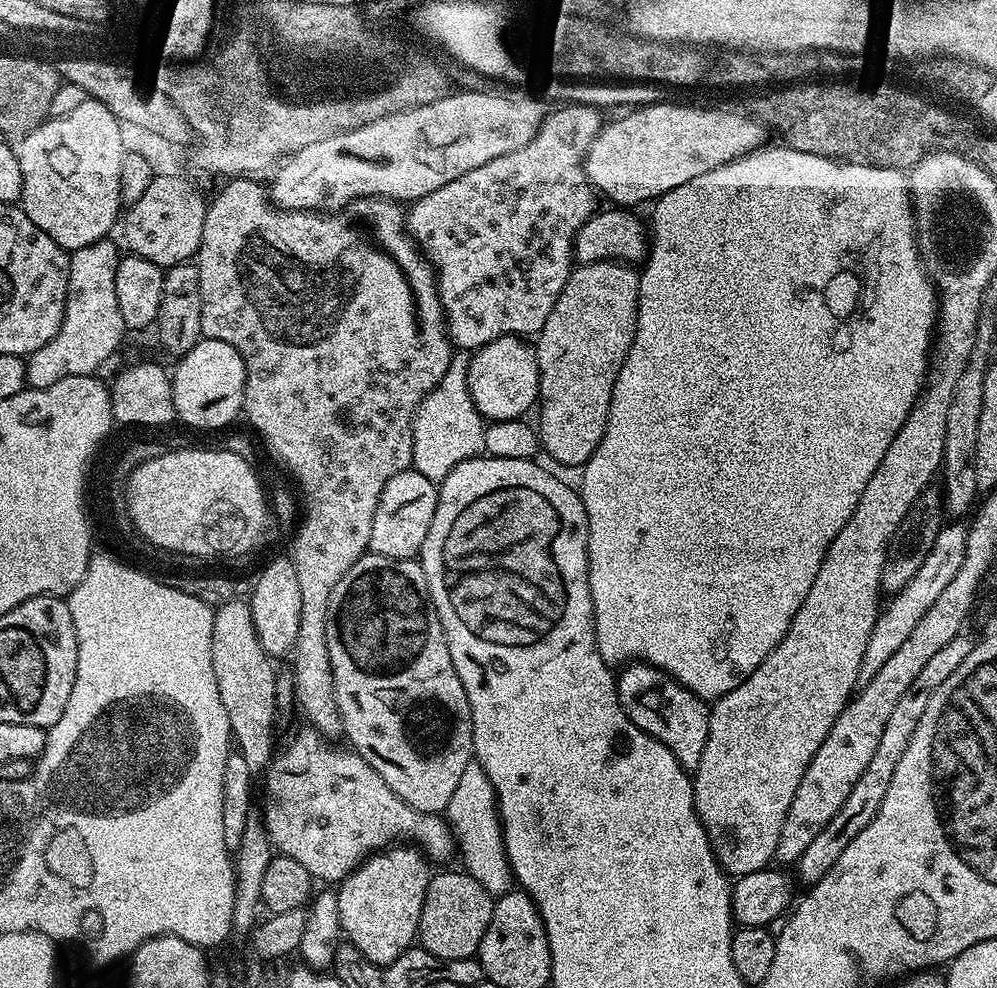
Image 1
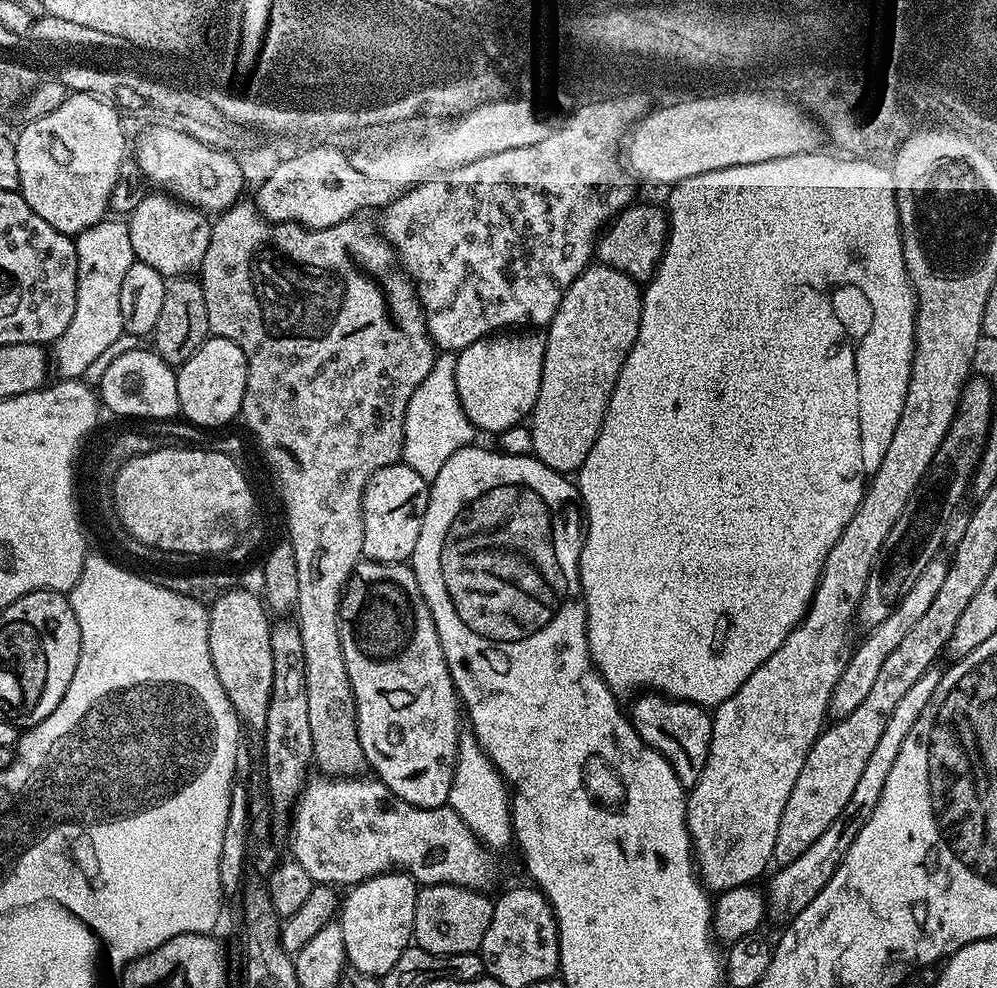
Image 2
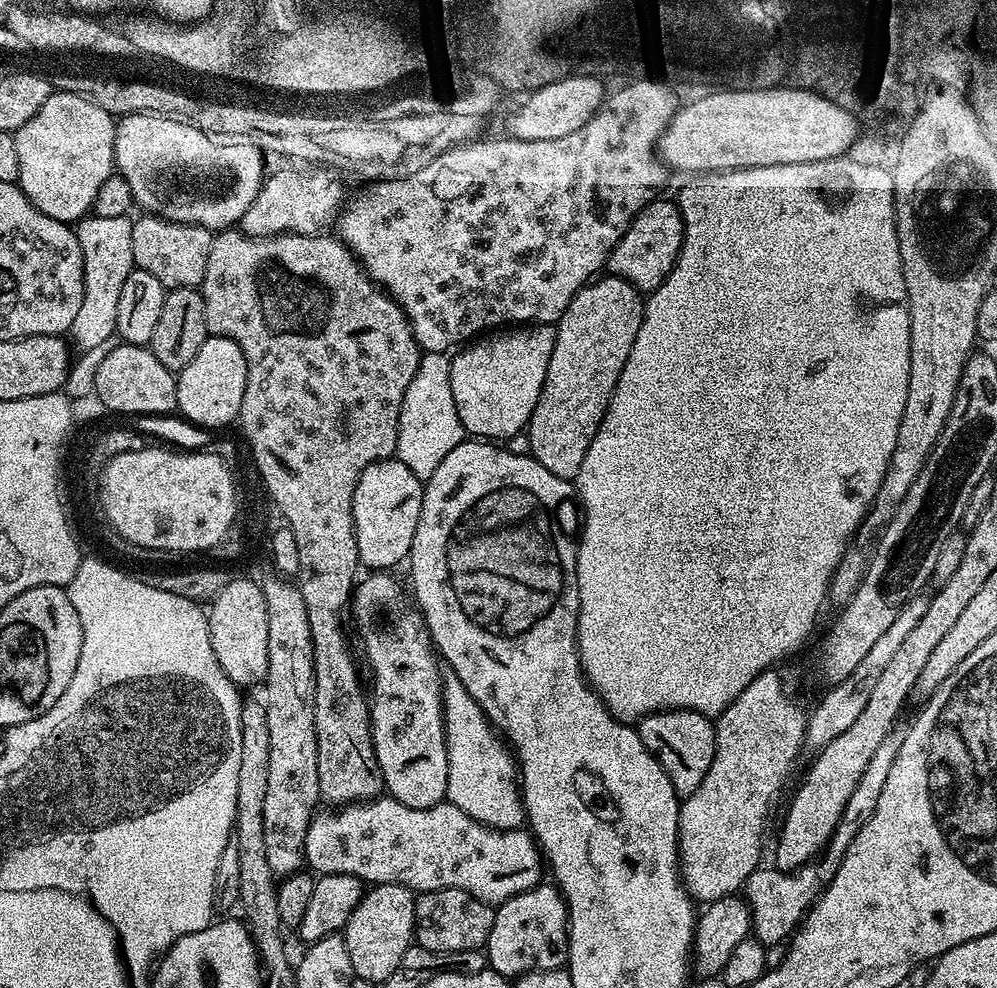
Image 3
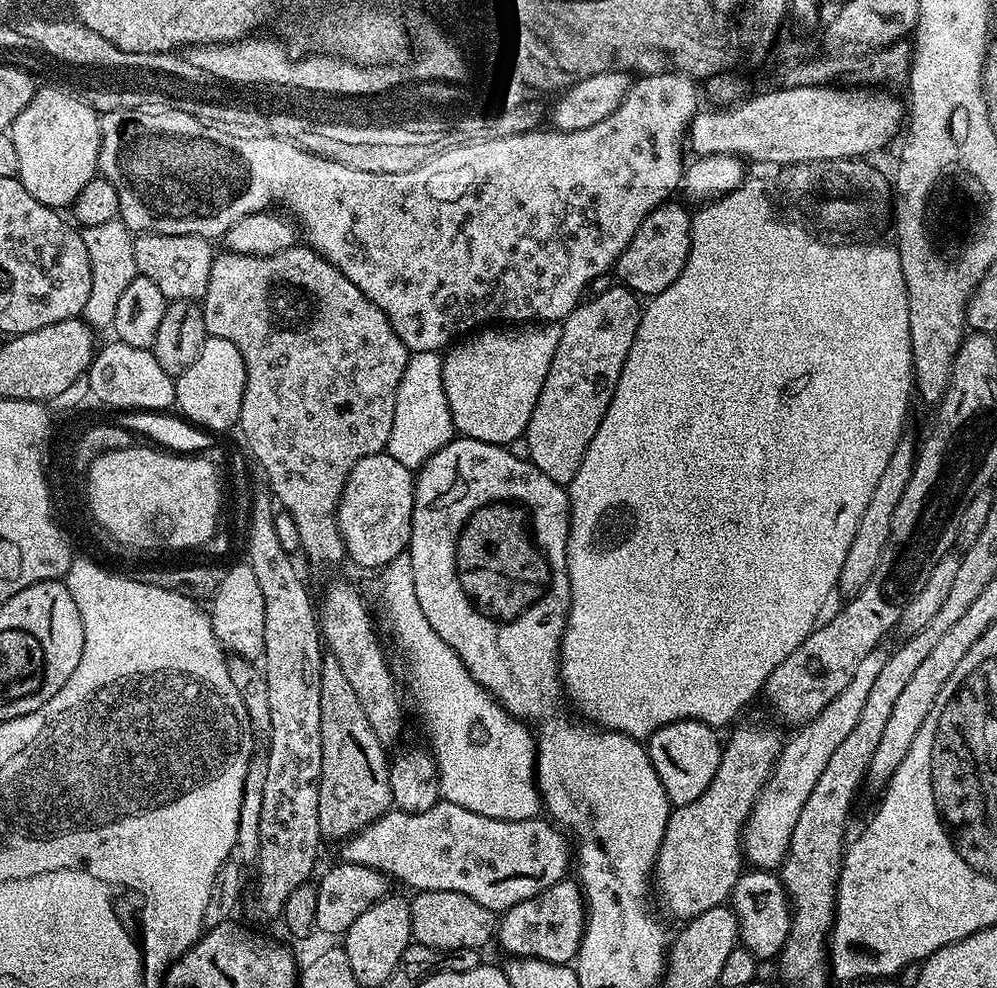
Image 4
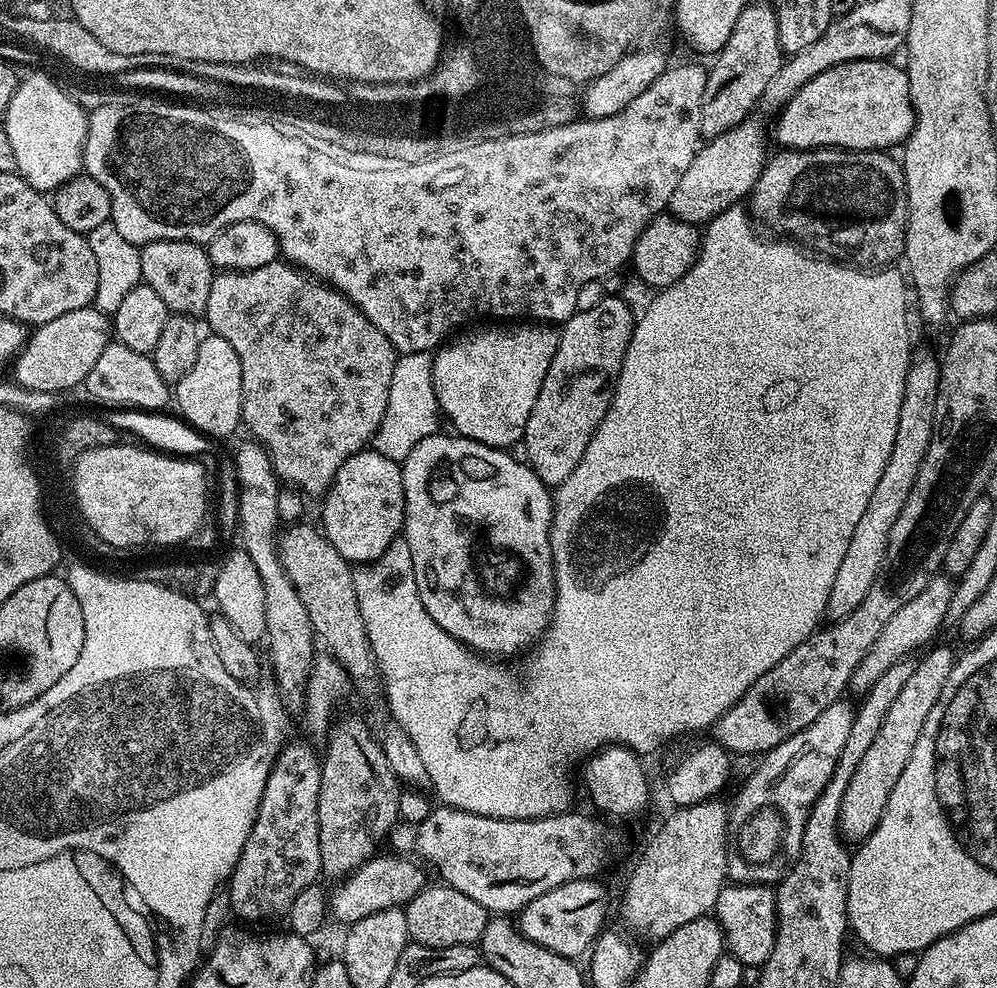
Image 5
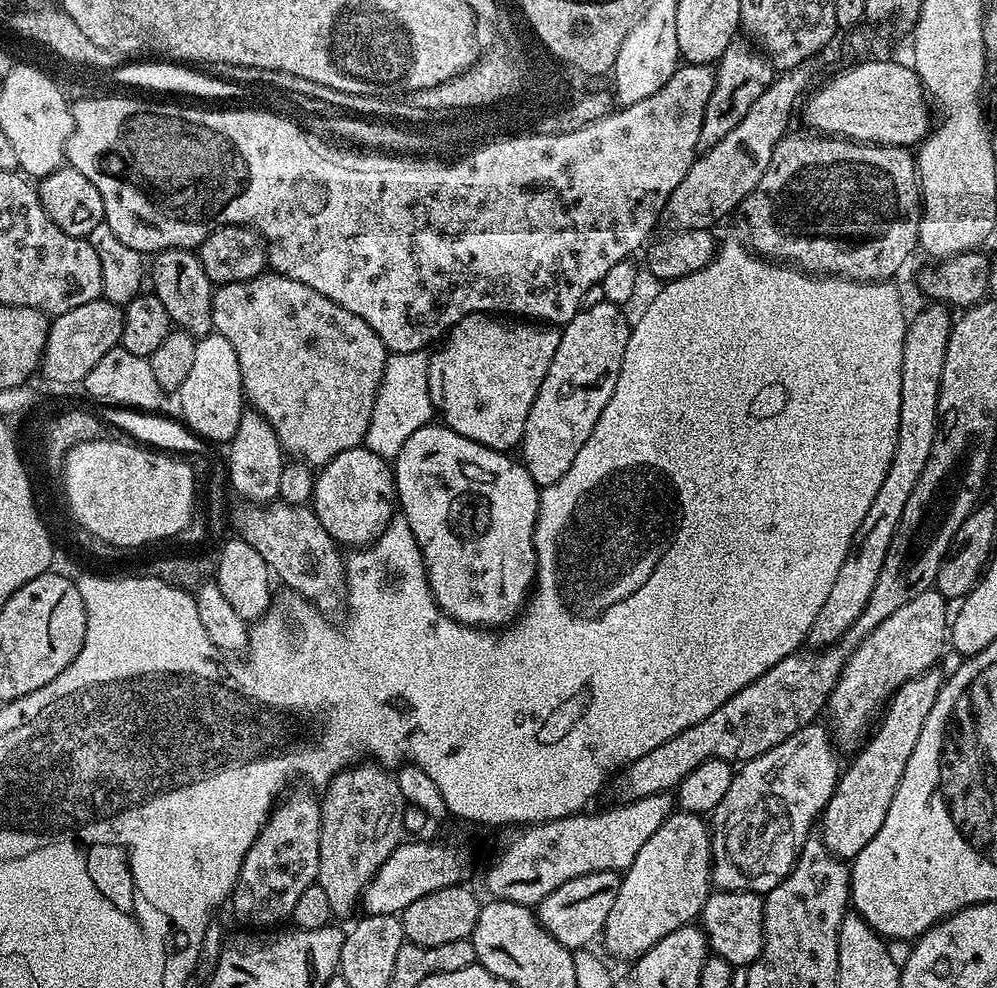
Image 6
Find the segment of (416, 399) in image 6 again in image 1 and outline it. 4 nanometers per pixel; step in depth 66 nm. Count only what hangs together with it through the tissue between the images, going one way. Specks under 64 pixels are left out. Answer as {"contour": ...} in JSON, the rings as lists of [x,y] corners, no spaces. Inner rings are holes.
{"contour":[[[460,350],[453,355],[446,374],[426,398],[422,398],[416,412],[412,415],[412,437],[414,438],[414,454],[412,468],[422,478],[430,478],[439,482],[458,466],[458,462],[466,462],[470,458],[481,455],[485,451],[484,432],[486,421],[470,398],[468,385],[467,351]]]}

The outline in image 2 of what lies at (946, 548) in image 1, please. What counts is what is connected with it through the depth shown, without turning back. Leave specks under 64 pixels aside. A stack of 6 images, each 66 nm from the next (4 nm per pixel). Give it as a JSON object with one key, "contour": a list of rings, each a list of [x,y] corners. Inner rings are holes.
{"contour":[[[944,558],[932,560],[930,566],[926,566],[926,570],[922,570],[922,574],[914,582],[914,587],[906,594],[906,598],[902,598],[902,602],[898,602],[898,606],[892,611],[890,618],[886,618],[886,622],[880,622],[878,626],[869,629],[866,634],[868,637],[861,644],[859,641],[855,645],[852,655],[848,657],[846,670],[842,672],[842,678],[838,680],[838,686],[834,688],[830,709],[833,717],[839,718],[853,713],[854,710],[858,710],[859,704],[868,697],[870,689],[874,687],[874,681],[878,679],[878,673],[886,662],[886,654],[892,653],[901,644],[902,638],[906,638],[906,633],[918,623],[922,614],[926,614],[926,609],[934,603],[938,589],[942,586],[942,582],[946,582],[948,565],[949,561]]]}

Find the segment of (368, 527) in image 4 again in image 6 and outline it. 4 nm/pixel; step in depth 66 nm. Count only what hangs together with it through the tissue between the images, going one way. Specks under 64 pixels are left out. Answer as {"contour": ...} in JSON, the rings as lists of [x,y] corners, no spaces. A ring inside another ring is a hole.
{"contour":[[[363,446],[342,450],[315,473],[310,507],[337,545],[363,548],[386,530],[398,508],[396,477],[389,461]]]}

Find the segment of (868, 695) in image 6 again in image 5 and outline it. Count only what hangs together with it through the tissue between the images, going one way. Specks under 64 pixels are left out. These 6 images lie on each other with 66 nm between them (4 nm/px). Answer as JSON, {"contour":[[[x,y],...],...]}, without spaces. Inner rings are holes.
{"contour":[[[947,575],[933,576],[926,590],[922,590],[922,594],[914,598],[914,602],[906,602],[906,606],[902,606],[902,610],[898,610],[898,614],[894,614],[894,618],[890,618],[886,626],[882,626],[882,634],[878,634],[878,642],[870,646],[866,658],[862,658],[858,670],[854,670],[850,685],[853,693],[867,692],[874,682],[878,682],[878,678],[882,678],[882,674],[886,674],[886,670],[890,670],[890,666],[894,666],[900,660],[909,659],[913,655],[911,652],[919,653],[927,649],[937,639],[936,631],[943,623],[945,624],[948,617],[953,587],[953,581]]]}

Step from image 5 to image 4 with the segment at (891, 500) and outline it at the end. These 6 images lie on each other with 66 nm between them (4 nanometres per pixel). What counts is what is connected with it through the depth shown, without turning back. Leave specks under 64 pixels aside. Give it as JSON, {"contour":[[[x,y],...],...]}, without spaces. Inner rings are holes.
{"contour":[[[908,438],[900,439],[894,454],[890,454],[890,463],[887,464],[878,487],[874,489],[874,494],[870,494],[870,503],[862,514],[862,522],[858,526],[858,534],[854,534],[854,542],[850,542],[850,551],[846,553],[846,562],[842,562],[842,574],[836,583],[839,595],[844,595],[844,598],[857,596],[866,582],[870,582],[874,566],[878,566],[878,558],[890,538],[890,522],[894,518],[894,510],[898,510],[898,502],[912,477],[917,451],[917,445],[912,445]]]}

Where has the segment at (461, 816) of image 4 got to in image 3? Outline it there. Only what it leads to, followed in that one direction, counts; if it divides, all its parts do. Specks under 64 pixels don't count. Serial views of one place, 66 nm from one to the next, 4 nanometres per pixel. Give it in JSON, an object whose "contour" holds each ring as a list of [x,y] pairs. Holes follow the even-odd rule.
{"contour":[[[381,794],[371,800],[345,804],[335,810],[317,811],[306,830],[304,859],[320,876],[350,874],[365,885],[401,884],[414,894],[457,888],[474,894],[482,902],[499,906],[514,894],[535,888],[546,872],[546,861],[536,837],[523,827],[490,828],[480,824],[458,806],[441,802],[429,808],[411,808],[394,797]]]}

